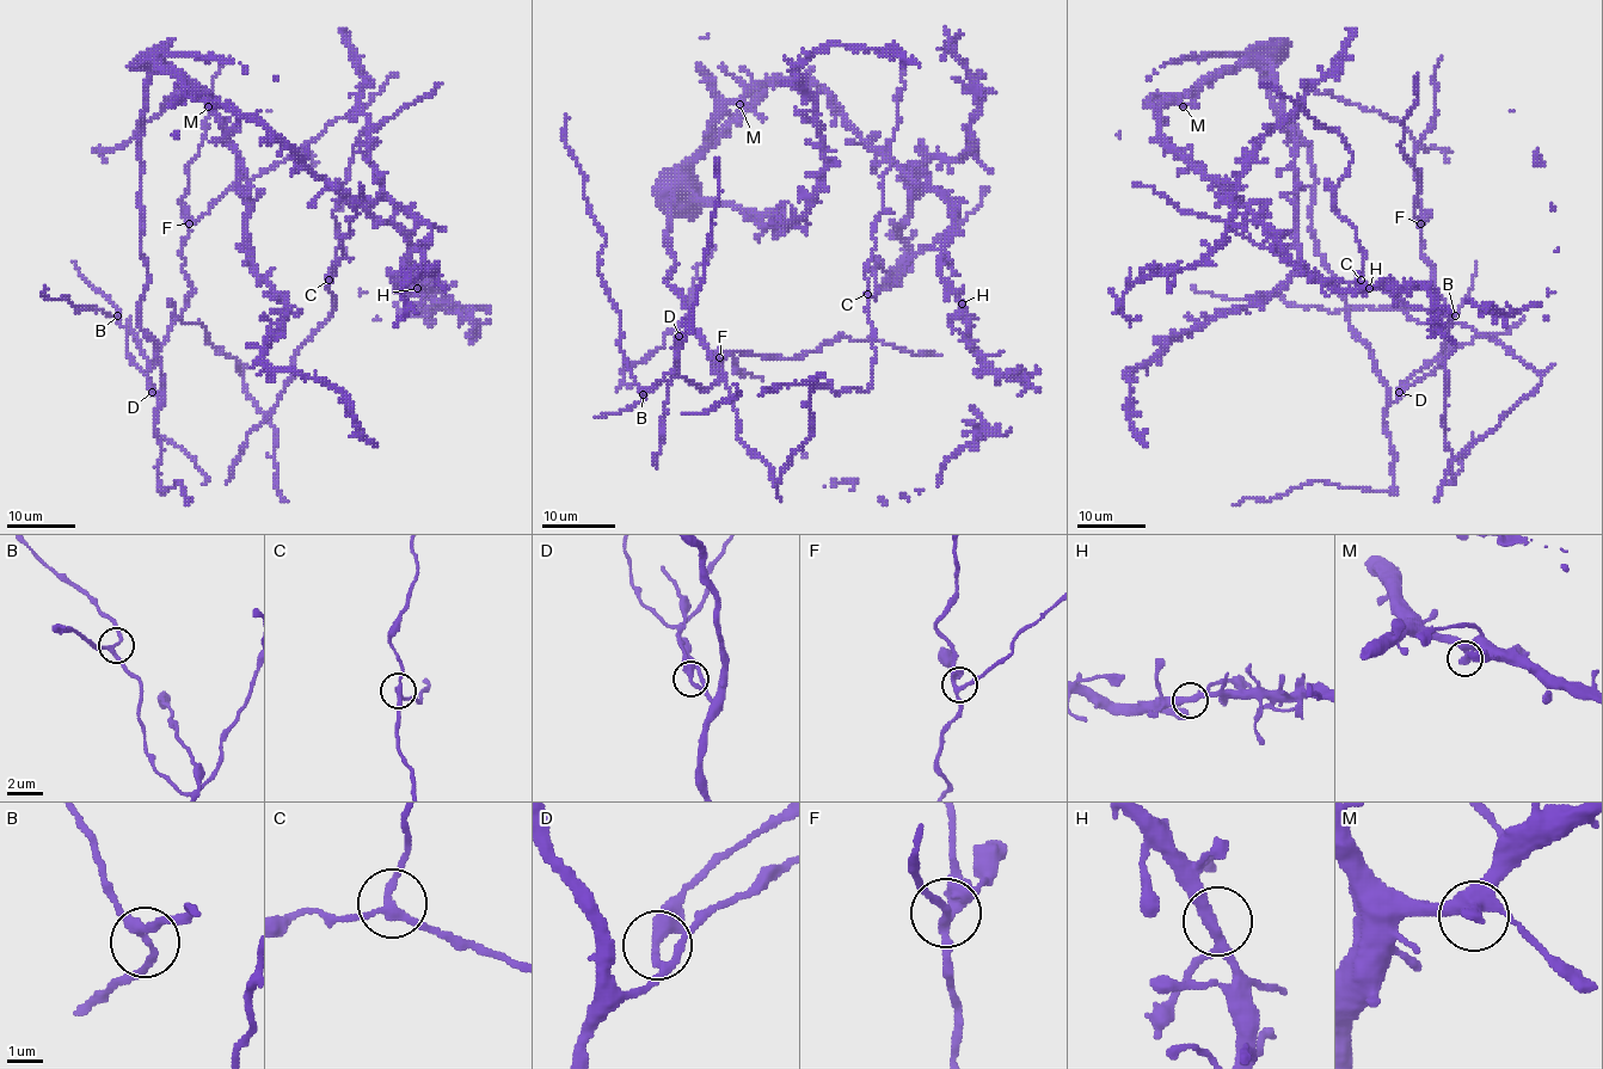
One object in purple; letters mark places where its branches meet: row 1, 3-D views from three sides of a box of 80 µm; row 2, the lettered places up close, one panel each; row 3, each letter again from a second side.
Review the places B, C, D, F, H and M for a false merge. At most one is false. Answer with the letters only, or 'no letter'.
no letter

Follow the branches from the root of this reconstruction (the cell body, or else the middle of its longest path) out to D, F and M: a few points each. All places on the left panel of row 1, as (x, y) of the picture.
D: (177, 78), (153, 63), (140, 146), (141, 256), (148, 275), (140, 326), (155, 343), (164, 398), (152, 393)
F: (177, 78), (153, 63), (140, 146), (140, 326), (160, 401), (147, 372), (191, 292), (189, 223)
M: (177, 78), (208, 106)

